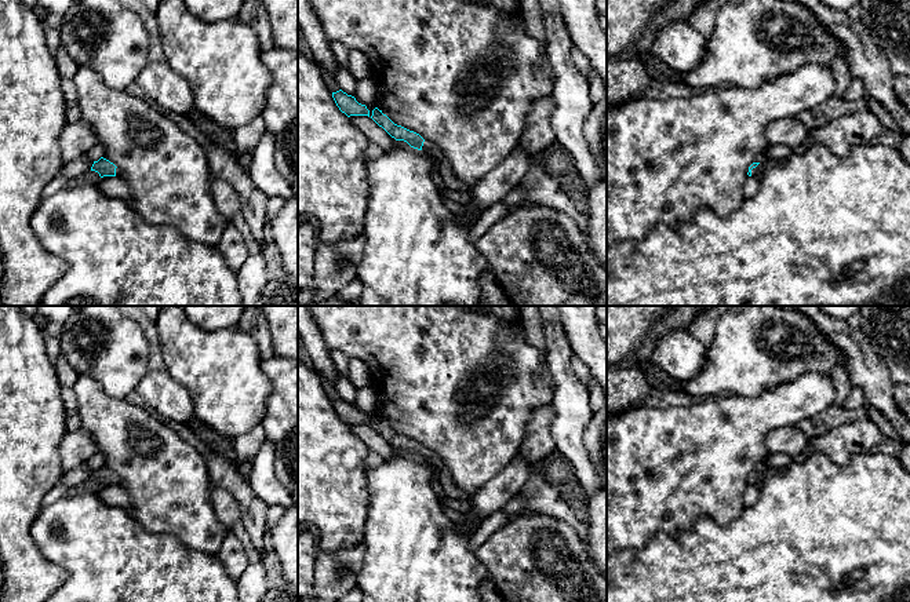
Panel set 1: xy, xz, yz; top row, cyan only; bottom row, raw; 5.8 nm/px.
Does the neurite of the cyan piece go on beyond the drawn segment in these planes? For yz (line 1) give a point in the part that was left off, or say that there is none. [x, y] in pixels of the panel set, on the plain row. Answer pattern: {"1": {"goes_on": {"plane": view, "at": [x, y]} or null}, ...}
{"1": {"goes_on": {"plane": "yz", "at": [757, 480]}}}

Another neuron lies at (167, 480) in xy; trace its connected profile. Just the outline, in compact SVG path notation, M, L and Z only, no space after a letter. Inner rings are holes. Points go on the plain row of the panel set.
M80 375L73 391L77 398L81 428L91 435L101 457L101 466L109 468L121 479L121 486L130 496L132 507L127 512L149 533L170 534L188 550L216 555L228 530L219 523L210 500L212 484L207 459L152 412L124 398L109 395L92 377Z

